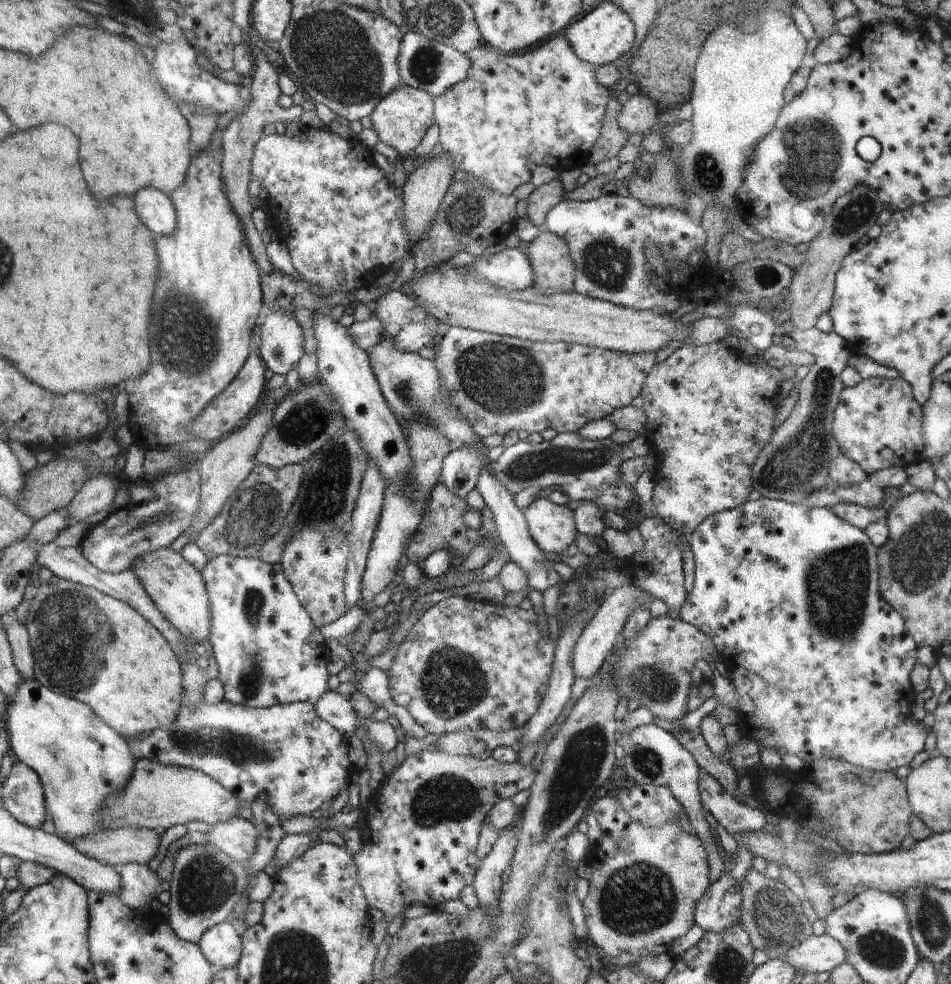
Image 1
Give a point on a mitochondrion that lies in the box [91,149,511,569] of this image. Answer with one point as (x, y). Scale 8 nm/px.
(183, 328)

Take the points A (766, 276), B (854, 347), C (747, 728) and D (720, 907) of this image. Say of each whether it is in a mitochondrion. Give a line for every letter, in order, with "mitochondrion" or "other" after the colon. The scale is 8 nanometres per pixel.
A: mitochondrion
B: other
C: other
D: other

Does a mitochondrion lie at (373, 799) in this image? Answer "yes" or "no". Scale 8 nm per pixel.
no

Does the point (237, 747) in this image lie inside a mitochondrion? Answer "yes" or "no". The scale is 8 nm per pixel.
yes

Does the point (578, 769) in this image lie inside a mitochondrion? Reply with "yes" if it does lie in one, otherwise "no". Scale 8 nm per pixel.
yes

